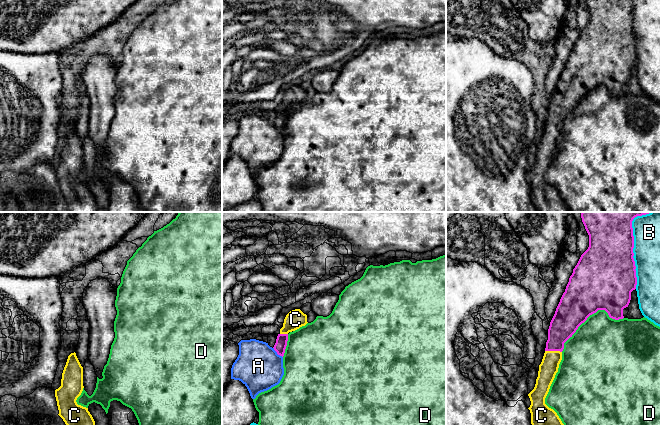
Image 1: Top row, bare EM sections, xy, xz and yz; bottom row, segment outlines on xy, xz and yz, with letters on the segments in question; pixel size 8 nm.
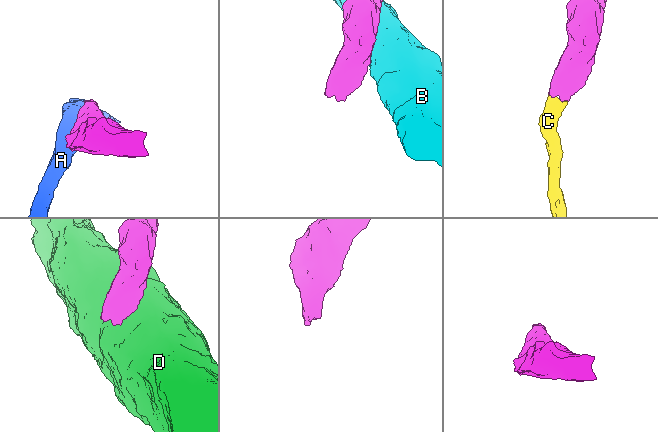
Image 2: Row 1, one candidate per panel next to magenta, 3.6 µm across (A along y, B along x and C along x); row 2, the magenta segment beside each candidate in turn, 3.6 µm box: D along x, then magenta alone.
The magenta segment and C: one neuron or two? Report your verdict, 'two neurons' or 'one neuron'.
one neuron

